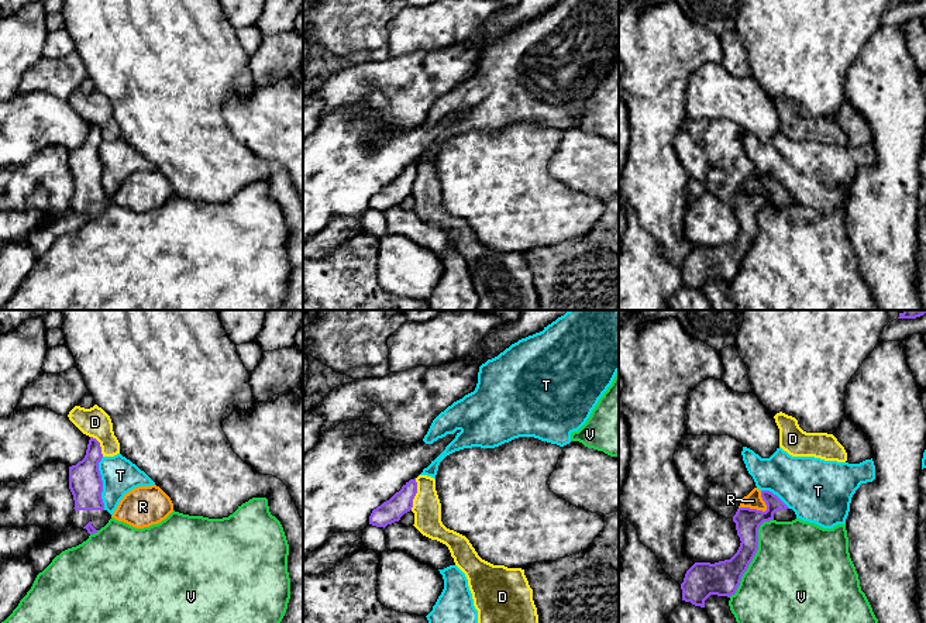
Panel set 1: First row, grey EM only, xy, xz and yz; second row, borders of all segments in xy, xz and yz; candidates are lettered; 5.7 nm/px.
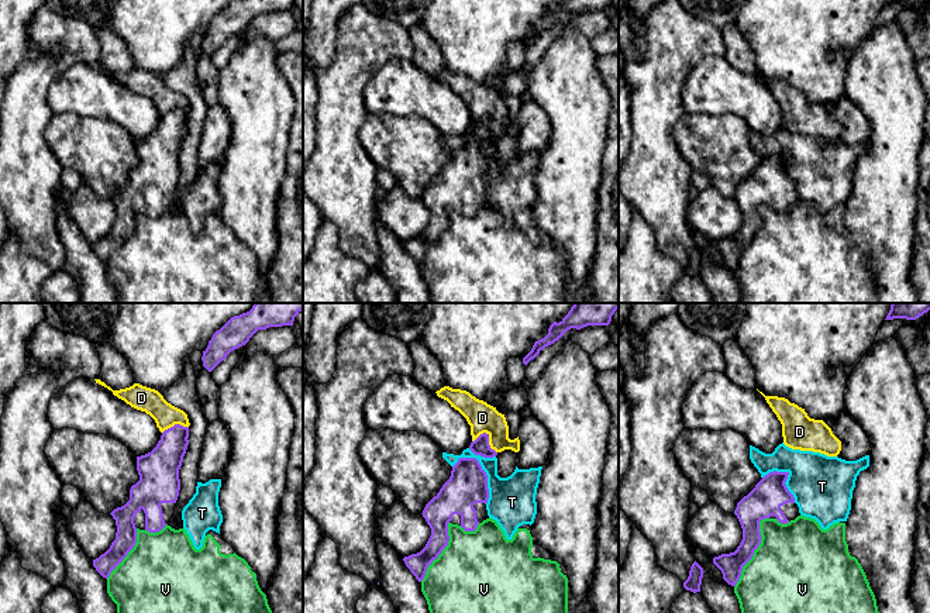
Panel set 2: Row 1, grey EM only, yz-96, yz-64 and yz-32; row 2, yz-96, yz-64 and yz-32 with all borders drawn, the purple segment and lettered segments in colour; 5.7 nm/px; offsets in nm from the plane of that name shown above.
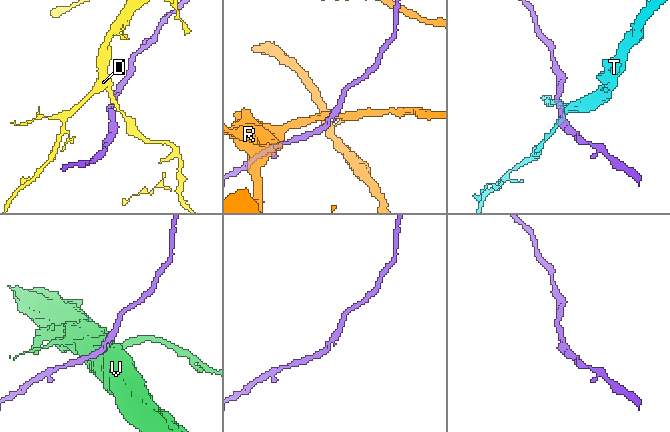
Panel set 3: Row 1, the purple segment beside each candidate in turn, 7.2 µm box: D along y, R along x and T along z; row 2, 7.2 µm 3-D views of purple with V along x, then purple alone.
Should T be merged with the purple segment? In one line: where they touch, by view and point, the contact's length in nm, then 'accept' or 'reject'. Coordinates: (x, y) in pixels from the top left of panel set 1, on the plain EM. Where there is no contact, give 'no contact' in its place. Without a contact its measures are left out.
xy (102, 168) | 300 nm | accept

